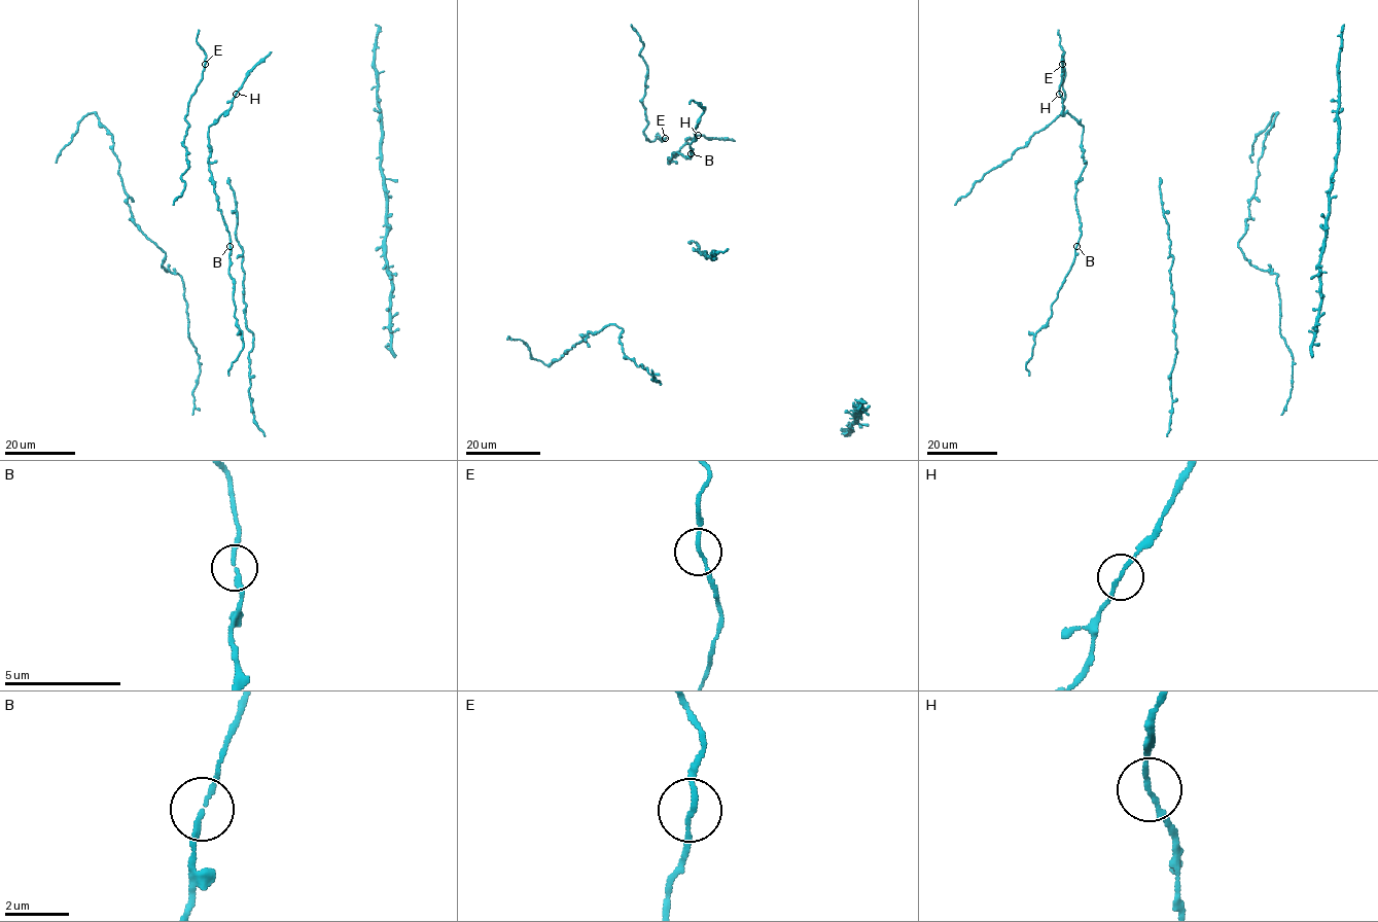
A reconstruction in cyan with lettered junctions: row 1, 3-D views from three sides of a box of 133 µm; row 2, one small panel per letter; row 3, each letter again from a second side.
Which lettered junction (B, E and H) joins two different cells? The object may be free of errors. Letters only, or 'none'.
none

